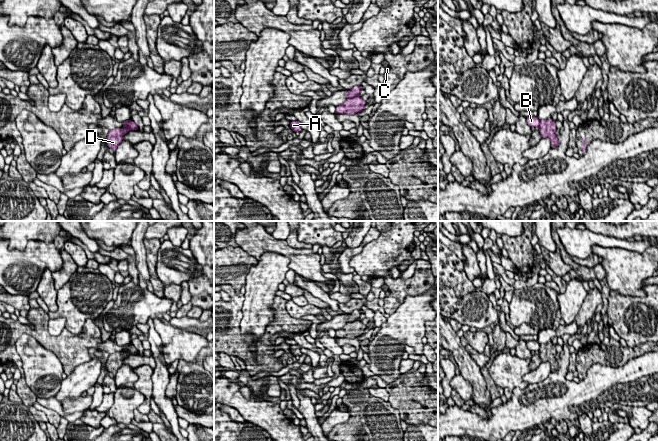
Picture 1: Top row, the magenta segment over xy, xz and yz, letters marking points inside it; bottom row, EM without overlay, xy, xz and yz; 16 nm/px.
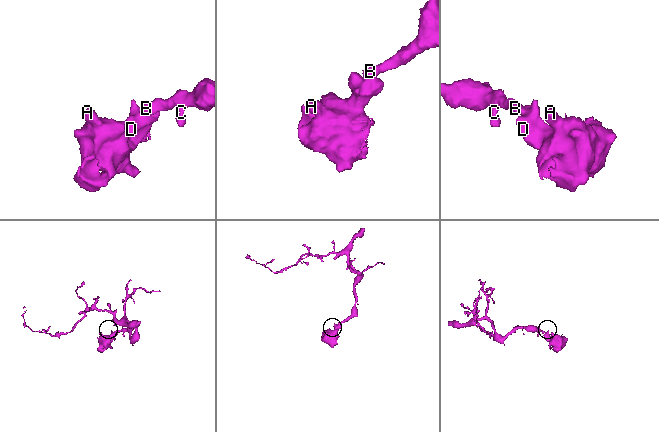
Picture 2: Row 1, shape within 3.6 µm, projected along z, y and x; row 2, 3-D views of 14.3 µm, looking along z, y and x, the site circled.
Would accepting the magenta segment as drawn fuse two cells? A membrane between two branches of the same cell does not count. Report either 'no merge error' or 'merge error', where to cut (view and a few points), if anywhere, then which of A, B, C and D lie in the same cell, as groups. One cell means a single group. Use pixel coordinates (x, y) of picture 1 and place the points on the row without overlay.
merge error; cut xz (356, 319), (347, 323); groups A D / B C

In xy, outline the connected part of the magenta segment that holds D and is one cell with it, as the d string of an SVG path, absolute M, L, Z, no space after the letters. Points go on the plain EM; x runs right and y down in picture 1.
M130 345L129 348L123 350L125 353L121 354L120 352L109 354L109 357L106 361L107 371L111 372L114 377L118 369L123 365L123 360L130 354L139 354L137 348Z

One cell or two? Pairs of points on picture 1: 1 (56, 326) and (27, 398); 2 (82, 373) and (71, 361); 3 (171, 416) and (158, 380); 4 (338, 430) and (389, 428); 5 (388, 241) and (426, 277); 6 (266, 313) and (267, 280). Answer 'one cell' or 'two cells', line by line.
1: two cells
2: two cells
3: one cell
4: one cell
5: one cell
6: one cell

